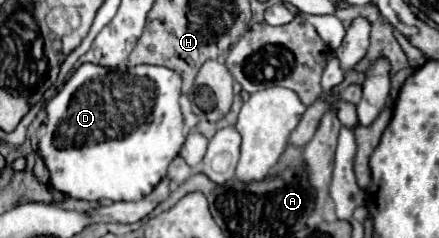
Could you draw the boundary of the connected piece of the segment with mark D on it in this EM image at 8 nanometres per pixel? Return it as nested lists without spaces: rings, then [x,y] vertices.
[[[92,63],[80,65],[62,91],[46,105],[48,117],[44,130],[47,133],[40,137],[39,146],[46,169],[50,171],[52,187],[72,199],[88,201],[136,201],[148,195],[164,179],[170,161],[180,153],[186,139],[184,117],[178,103],[180,85],[180,75],[168,67],[140,65],[140,75],[132,75]]]

